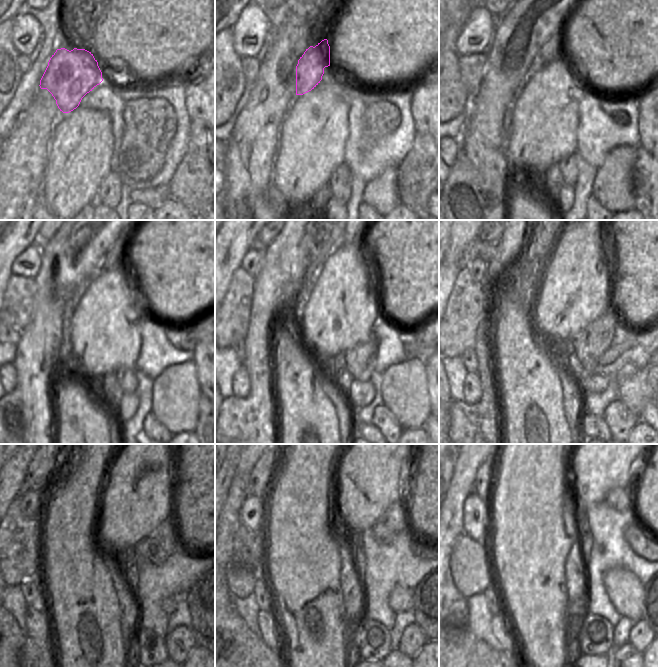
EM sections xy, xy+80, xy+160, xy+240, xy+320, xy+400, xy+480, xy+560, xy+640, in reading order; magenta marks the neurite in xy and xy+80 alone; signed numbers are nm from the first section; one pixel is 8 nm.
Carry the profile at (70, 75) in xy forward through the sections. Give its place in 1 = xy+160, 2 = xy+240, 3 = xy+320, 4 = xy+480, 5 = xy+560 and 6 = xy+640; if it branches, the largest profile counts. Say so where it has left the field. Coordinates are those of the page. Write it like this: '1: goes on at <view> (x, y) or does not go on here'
1: goes on at xy+160 (546, 54)
2: goes on at xy+240 (122, 242)
3: goes on at xy+320 (346, 240)
4: does not go on here
5: does not go on here
6: does not go on here

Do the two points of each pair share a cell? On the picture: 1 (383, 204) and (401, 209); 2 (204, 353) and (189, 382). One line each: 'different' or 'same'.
1: different
2: different

